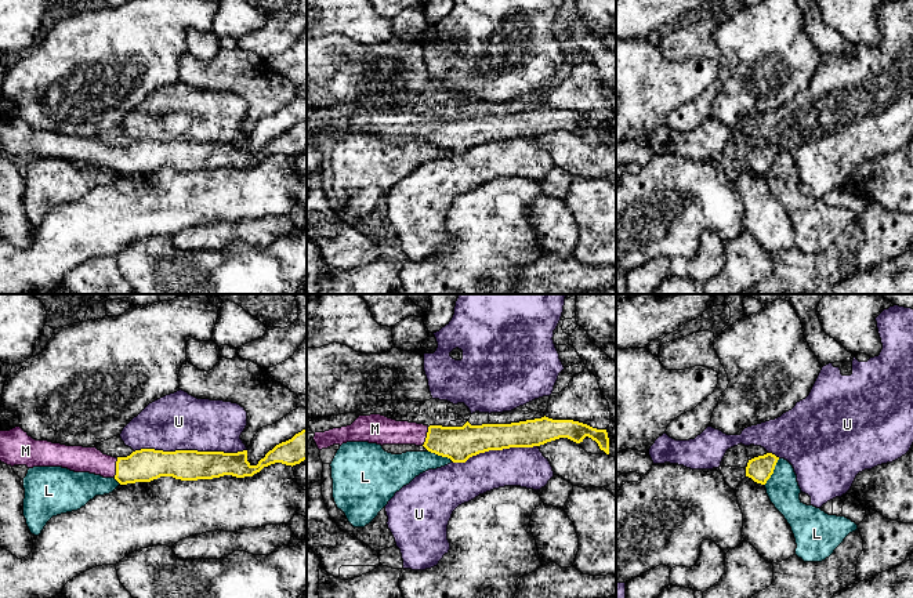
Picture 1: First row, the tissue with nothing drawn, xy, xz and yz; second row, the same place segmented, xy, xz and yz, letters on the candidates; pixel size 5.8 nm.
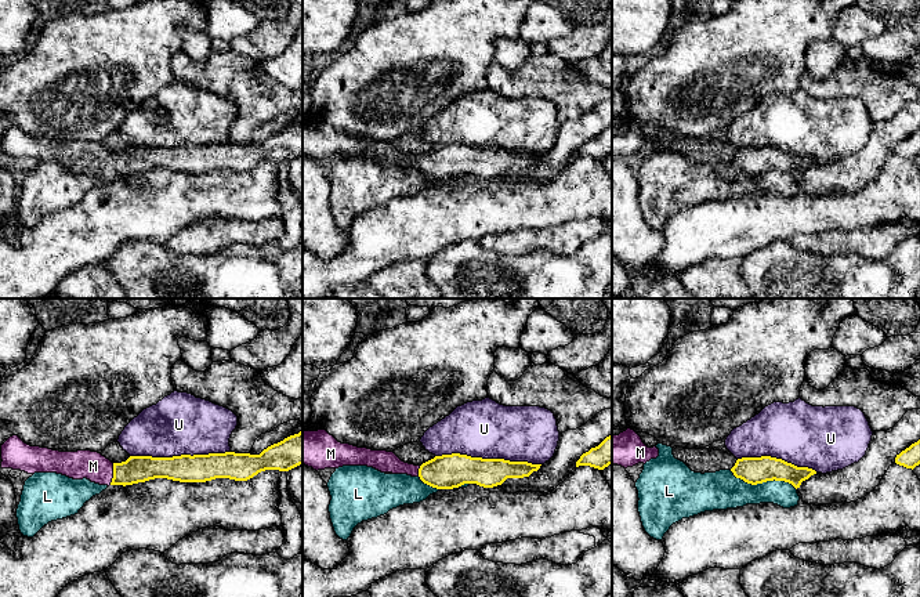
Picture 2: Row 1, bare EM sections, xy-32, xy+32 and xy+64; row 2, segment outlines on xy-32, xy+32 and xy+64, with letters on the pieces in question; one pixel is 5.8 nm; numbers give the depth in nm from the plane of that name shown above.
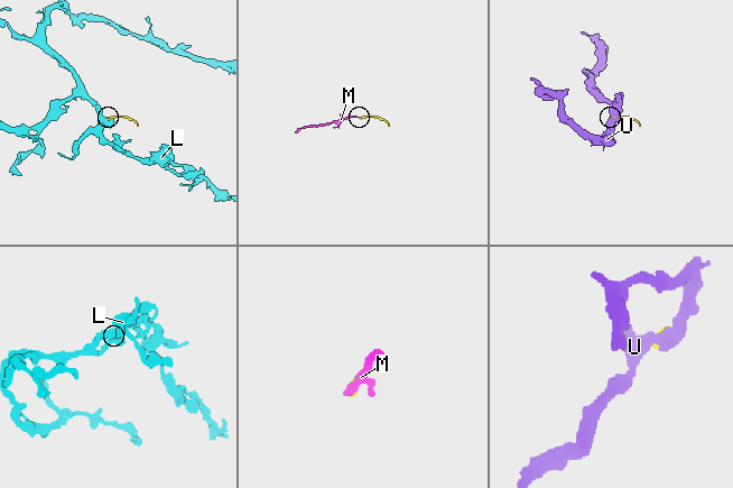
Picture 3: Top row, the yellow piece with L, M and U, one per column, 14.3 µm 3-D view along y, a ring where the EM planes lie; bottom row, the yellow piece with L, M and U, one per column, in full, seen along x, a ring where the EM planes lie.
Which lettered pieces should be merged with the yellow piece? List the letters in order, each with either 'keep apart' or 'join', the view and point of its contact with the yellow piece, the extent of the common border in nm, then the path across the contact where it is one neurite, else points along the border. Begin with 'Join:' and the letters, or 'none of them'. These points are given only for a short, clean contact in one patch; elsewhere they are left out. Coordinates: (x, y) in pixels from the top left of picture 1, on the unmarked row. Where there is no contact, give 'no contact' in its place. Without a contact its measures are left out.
Join: M
L: keep apart | yz (772, 163) | 180 nm | along yz (779, 149), (774, 163), (764, 176)
M: join | xy (116, 159) | 110 nm | across xy (147, 155), (134, 159), (116, 159), (93, 151), (78, 149)
U: keep apart | xy (189, 141) | 650 nm

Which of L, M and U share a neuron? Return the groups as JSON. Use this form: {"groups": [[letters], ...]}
{"groups": [["L"], ["M"], ["U"]]}

